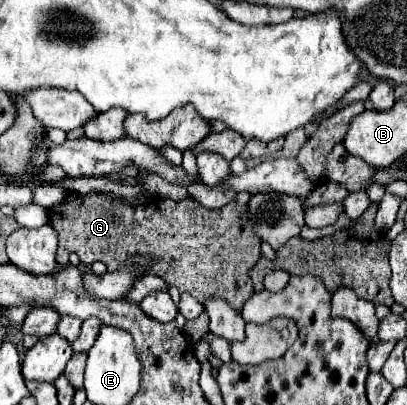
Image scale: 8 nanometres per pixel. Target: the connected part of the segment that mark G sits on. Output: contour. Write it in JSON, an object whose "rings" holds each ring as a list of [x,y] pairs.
{"rings":[[[70,193],[70,197],[64,203],[56,205],[50,211],[50,223],[58,233],[58,265],[66,265],[68,255],[76,253],[80,257],[80,263],[86,267],[94,261],[102,261],[110,271],[114,271],[128,263],[128,255],[140,253],[156,257],[156,273],[166,281],[168,287],[176,287],[180,293],[190,293],[196,301],[202,301],[202,305],[208,297],[224,297],[224,301],[228,301],[232,309],[242,311],[244,301],[248,301],[248,297],[254,291],[248,273],[252,265],[256,265],[256,261],[260,259],[260,239],[248,223],[246,205],[238,205],[236,201],[230,201],[226,207],[218,211],[208,211],[190,197],[184,201],[150,197],[148,203],[130,207],[124,205],[120,199],[106,199],[100,195],[80,197],[78,193]]]}

